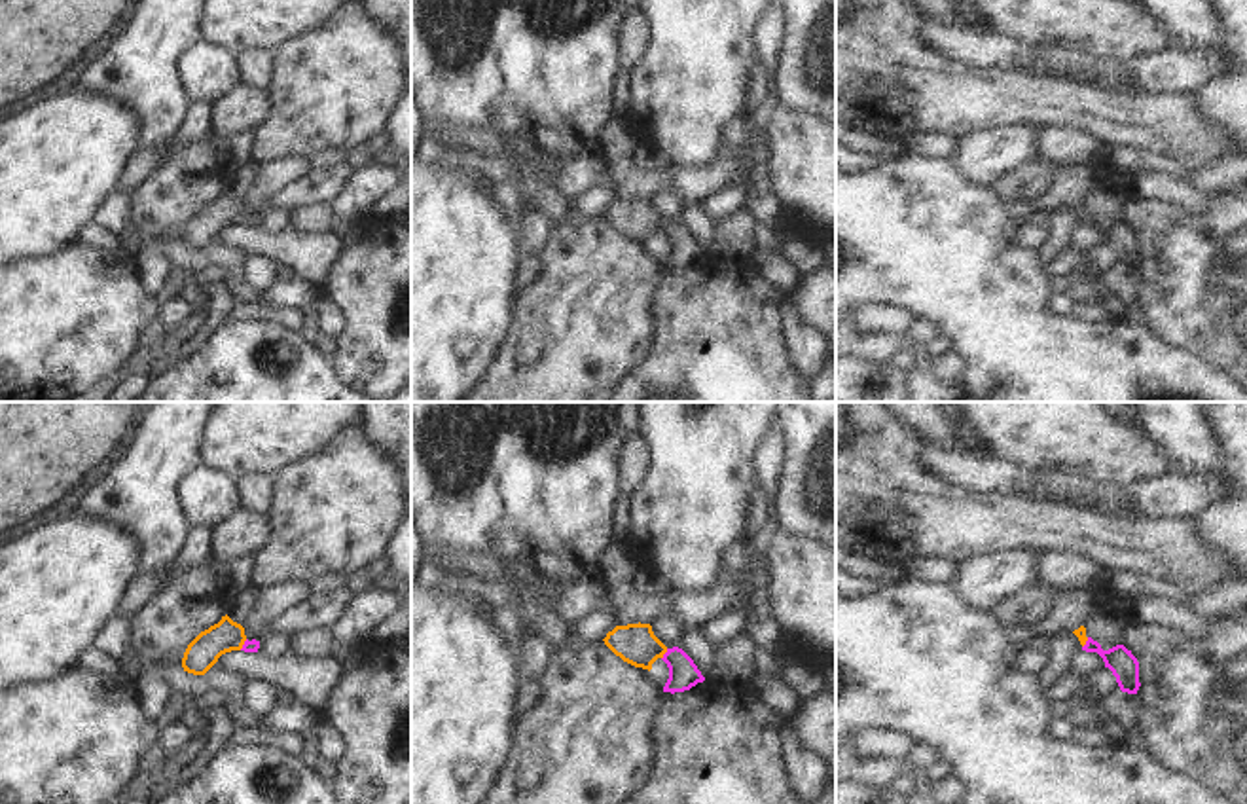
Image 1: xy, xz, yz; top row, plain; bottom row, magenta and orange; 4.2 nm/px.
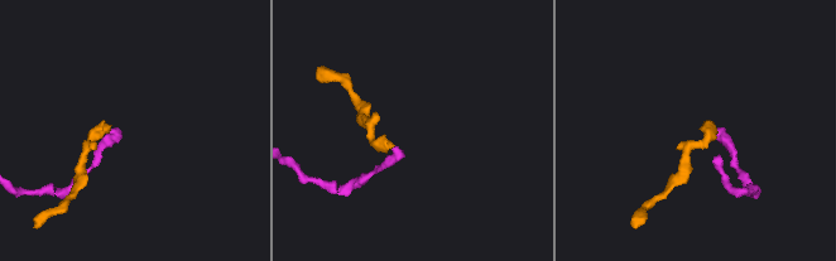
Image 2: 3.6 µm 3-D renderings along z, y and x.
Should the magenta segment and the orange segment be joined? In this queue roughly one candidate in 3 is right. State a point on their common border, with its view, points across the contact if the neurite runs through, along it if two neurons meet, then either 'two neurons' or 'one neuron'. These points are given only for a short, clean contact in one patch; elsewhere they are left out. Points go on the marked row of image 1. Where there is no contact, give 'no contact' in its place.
meets magenta in xz at (664, 655); runs through xz (683, 674), (664, 655), (635, 643); one neuron

